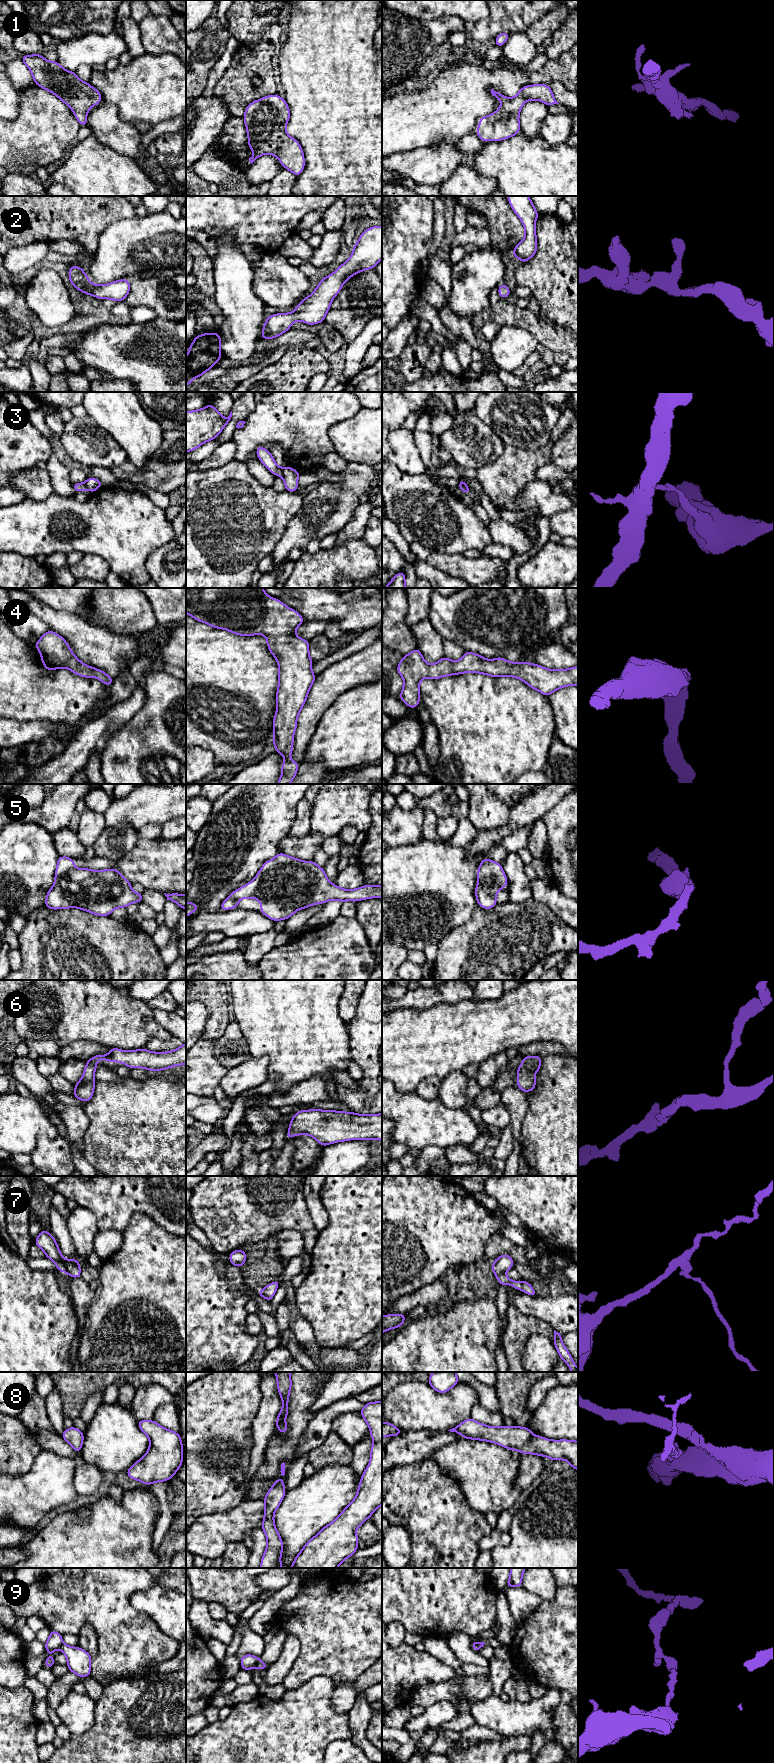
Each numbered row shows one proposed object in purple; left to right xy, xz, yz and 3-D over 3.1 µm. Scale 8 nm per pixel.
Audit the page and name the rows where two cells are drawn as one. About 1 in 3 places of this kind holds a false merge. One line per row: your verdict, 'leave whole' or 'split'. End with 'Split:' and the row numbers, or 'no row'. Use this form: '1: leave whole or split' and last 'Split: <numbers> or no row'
1: leave whole
2: leave whole
3: split
4: leave whole
5: leave whole
6: leave whole
7: split
8: leave whole
9: split
Split: 3, 7, 9

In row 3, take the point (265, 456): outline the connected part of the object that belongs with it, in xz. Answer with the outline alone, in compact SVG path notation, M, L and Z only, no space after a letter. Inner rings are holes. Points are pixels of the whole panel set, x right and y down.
M257 446L256 448L256 455L259 460L263 463L263 465L273 474L279 477L282 477L282 468L280 468L270 451L266 450L262 446Z

